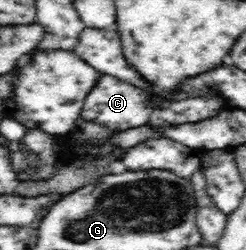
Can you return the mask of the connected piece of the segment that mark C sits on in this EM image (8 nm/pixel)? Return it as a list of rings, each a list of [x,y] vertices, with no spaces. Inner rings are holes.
[[[107,74],[100,75],[101,77],[99,77],[98,82],[89,90],[85,98],[81,117],[85,117],[87,121],[103,123],[109,129],[119,129],[119,131],[145,125],[149,121],[151,111],[153,111],[151,103],[147,101],[149,99],[149,93],[147,91],[141,91],[141,89],[137,89],[137,87],[133,87],[133,85],[117,79],[117,77],[111,77],[111,75]]]

